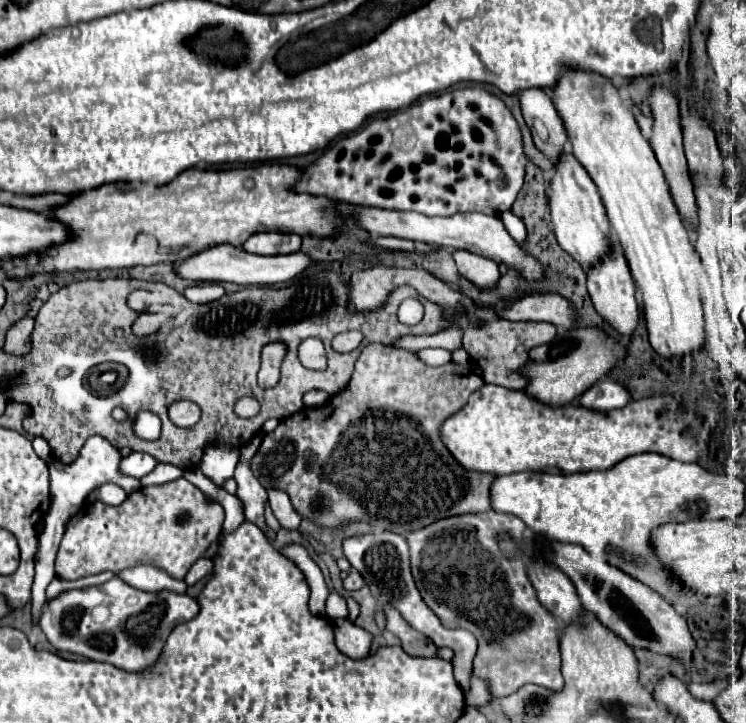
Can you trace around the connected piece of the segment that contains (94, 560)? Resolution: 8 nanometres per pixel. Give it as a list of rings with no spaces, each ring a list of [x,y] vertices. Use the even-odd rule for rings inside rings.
[[[184,477],[158,487],[140,487],[130,493],[122,505],[110,507],[96,501],[82,507],[68,521],[55,559],[56,575],[72,581],[102,571],[122,571],[150,563],[182,581],[200,557],[214,557],[214,541],[220,541],[222,523],[222,505],[210,501]],[[182,513],[188,515],[184,523],[178,521]]]

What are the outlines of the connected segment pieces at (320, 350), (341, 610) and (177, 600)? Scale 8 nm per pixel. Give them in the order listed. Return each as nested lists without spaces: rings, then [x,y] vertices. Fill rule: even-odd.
[[[320,339],[302,341],[302,345],[298,349],[298,355],[300,355],[300,363],[304,367],[314,369],[314,371],[326,369],[326,351],[324,351],[324,345],[322,345]]]
[[[330,593],[326,599],[326,615],[330,619],[338,619],[338,617],[346,617],[348,609],[346,609],[346,601],[344,597],[340,597],[338,593]]]
[[[112,579],[98,587],[86,587],[80,591],[66,591],[60,597],[44,605],[40,627],[48,641],[60,649],[82,655],[92,661],[110,663],[128,673],[144,673],[154,667],[162,655],[162,647],[170,631],[184,621],[190,621],[200,613],[200,605],[194,597],[166,593],[146,593],[138,591],[124,581]],[[106,605],[110,617],[104,623],[92,619],[92,609]]]

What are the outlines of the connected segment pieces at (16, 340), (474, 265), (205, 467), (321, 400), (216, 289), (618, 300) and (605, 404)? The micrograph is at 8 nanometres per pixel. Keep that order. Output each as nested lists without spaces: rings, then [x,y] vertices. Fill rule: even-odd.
[[[22,317],[22,321],[18,321],[18,325],[12,325],[6,333],[6,343],[4,349],[8,353],[20,355],[26,353],[26,349],[30,349],[30,333],[34,329],[34,319],[32,317]]]
[[[454,251],[452,253],[458,271],[462,277],[466,277],[470,283],[474,283],[480,291],[494,291],[500,279],[500,271],[498,265],[494,265],[494,261],[468,253],[468,251]]]
[[[206,447],[204,457],[200,461],[200,469],[218,487],[222,487],[222,483],[234,475],[238,457],[240,451],[236,447]]]
[[[312,389],[312,391],[308,391],[306,395],[304,395],[304,405],[306,407],[320,407],[320,405],[324,405],[326,401],[330,399],[330,395],[326,393],[326,391],[316,391],[316,389]]]
[[[208,283],[208,285],[194,285],[194,287],[188,287],[184,291],[184,297],[194,301],[194,303],[210,303],[210,301],[216,301],[224,295],[224,287],[218,285],[218,283]]]
[[[612,249],[612,253],[606,257],[606,261],[602,261],[602,265],[596,265],[594,269],[590,269],[588,293],[590,293],[590,299],[592,299],[598,315],[614,331],[618,331],[624,337],[630,337],[636,331],[640,317],[642,317],[642,311],[638,307],[638,301],[636,301],[636,285],[634,285],[634,279],[630,275],[628,263],[618,249]]]
[[[602,379],[602,381],[594,383],[586,393],[580,395],[578,405],[592,409],[592,411],[606,413],[606,411],[624,407],[628,401],[630,401],[630,395],[620,383],[616,383],[612,379]]]

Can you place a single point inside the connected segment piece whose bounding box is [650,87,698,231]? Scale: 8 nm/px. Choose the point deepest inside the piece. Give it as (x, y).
(666, 136)

